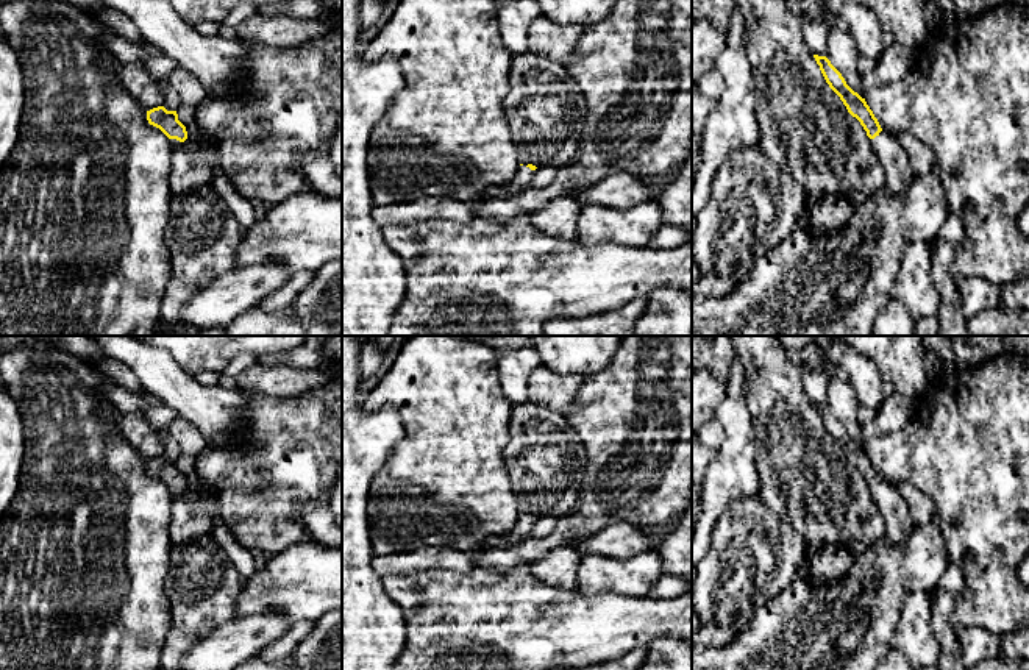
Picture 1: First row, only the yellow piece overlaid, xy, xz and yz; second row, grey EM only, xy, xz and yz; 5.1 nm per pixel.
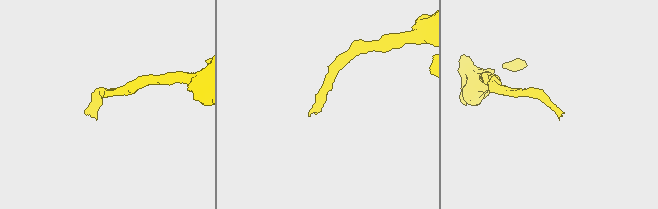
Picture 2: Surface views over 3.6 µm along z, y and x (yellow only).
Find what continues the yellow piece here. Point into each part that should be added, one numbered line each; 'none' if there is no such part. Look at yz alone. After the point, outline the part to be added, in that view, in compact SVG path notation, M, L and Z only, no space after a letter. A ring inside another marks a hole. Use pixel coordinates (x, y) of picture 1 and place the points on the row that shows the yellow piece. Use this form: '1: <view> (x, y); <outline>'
1: yz (898, 174); M881 131L874 139L870 139L870 142L885 172L884 187L893 194L904 192L915 178L915 173L896 134Z

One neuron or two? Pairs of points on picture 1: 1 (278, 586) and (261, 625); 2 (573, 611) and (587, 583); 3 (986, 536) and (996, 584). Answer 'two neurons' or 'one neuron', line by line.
1: two neurons
2: two neurons
3: two neurons

